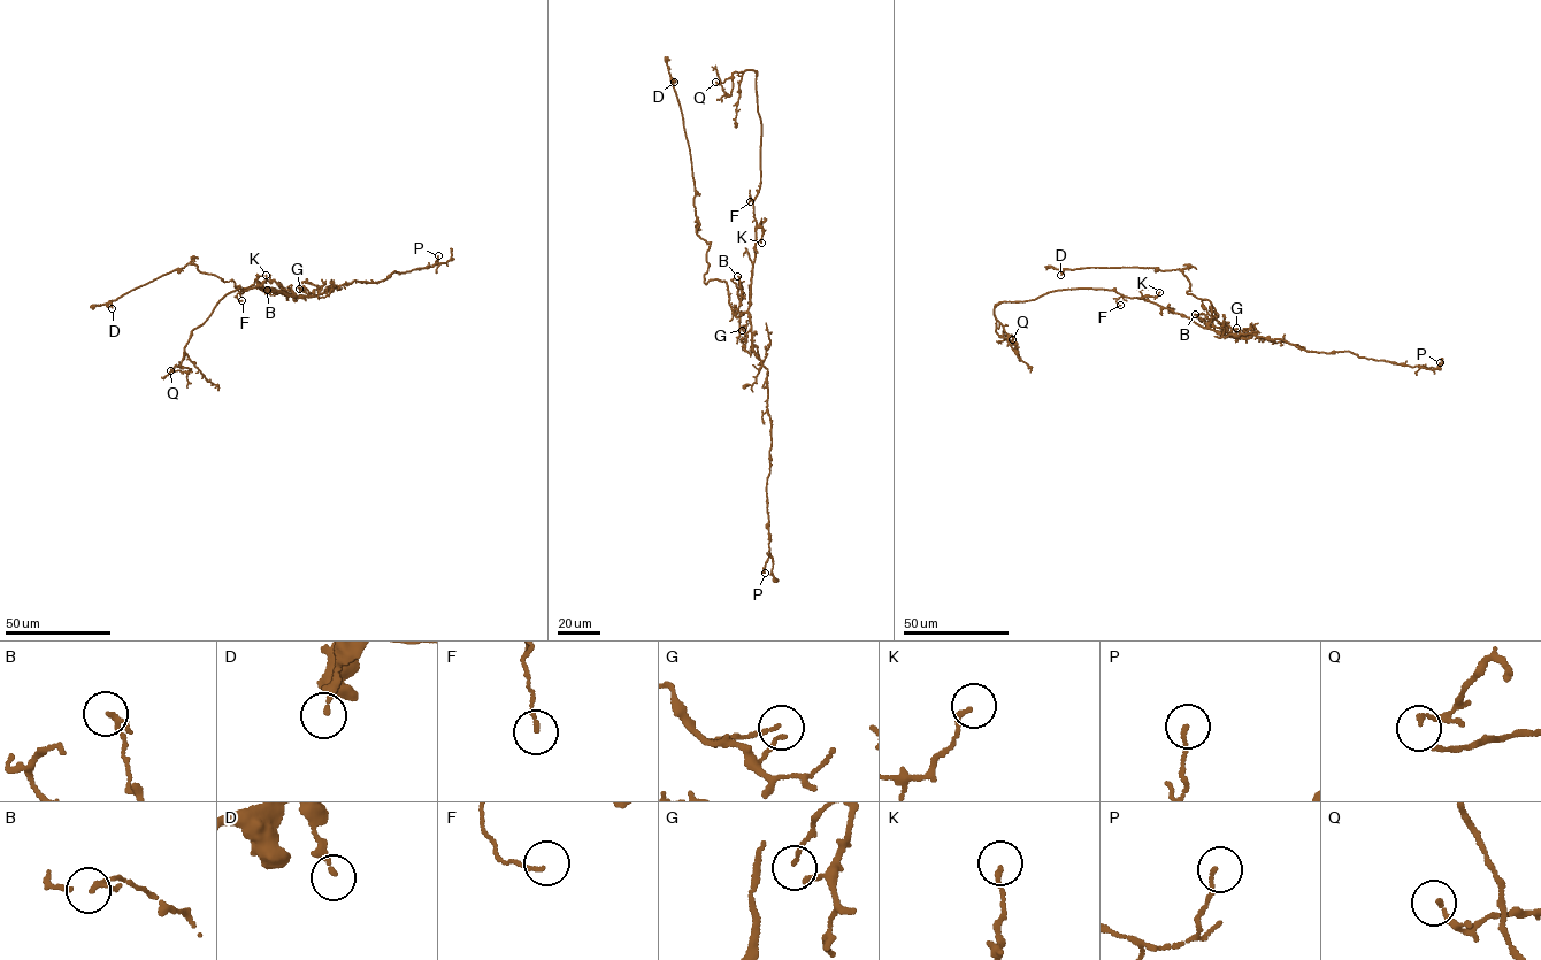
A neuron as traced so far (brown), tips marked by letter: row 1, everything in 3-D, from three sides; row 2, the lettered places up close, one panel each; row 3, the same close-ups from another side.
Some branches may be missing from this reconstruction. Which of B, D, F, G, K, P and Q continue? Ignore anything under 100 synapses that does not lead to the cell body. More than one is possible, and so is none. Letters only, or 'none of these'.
none of these

